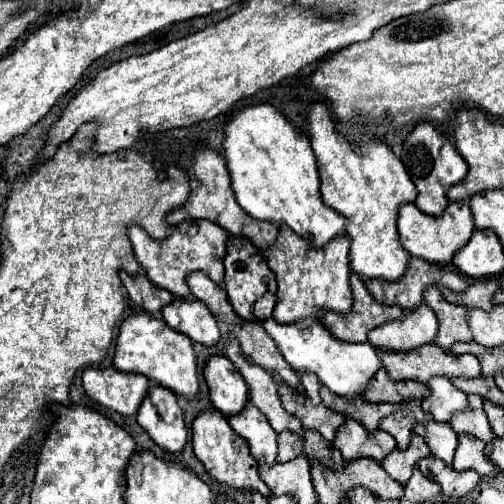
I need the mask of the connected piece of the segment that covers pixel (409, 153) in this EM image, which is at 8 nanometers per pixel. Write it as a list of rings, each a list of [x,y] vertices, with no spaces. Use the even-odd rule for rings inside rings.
[[[420,122],[404,140],[402,144],[402,162],[406,166],[406,170],[410,172],[412,182],[416,184],[418,196],[416,196],[416,206],[424,212],[424,214],[442,214],[448,206],[448,198],[446,192],[452,184],[464,180],[466,176],[466,160],[458,154],[456,146],[444,136],[440,134],[432,124],[428,122]]]

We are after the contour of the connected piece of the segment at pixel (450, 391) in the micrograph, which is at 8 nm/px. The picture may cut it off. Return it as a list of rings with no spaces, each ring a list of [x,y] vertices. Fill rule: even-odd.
[[[446,376],[430,378],[430,396],[422,398],[422,410],[430,412],[438,422],[450,422],[450,416],[458,410],[466,410],[466,394],[458,390]]]

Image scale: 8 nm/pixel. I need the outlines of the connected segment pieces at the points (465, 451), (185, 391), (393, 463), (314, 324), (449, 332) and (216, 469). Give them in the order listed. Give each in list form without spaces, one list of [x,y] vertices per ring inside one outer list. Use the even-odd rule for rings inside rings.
[[[458,434],[458,450],[452,462],[454,470],[476,470],[480,476],[498,474],[490,458],[484,454],[484,442],[470,438],[470,434]]]
[[[136,312],[130,314],[122,326],[116,340],[114,368],[122,372],[144,374],[152,384],[170,388],[174,394],[192,398],[198,394],[198,376],[196,376],[196,356],[192,350],[192,340],[176,330],[170,330],[166,322],[158,316]]]
[[[412,434],[410,446],[406,450],[398,450],[394,448],[392,454],[388,454],[382,460],[382,468],[400,484],[406,484],[408,478],[412,476],[412,468],[418,464],[420,458],[430,456],[430,448],[426,446],[424,438],[418,434]]]
[[[272,318],[262,320],[264,330],[270,334],[270,338],[280,348],[286,362],[298,372],[314,372],[322,384],[326,384],[334,394],[340,396],[362,396],[364,388],[370,384],[370,378],[376,374],[376,370],[382,366],[376,350],[368,344],[356,344],[356,342],[338,342],[326,326],[314,318],[304,318],[302,322],[294,324],[278,324]]]
[[[430,286],[430,290],[426,290],[424,302],[434,310],[440,324],[438,338],[434,340],[436,346],[450,350],[454,342],[470,342],[472,332],[466,324],[466,306],[452,306],[450,302],[446,302],[436,286]]]
[[[214,408],[200,412],[194,422],[192,422],[192,446],[194,446],[194,454],[196,458],[206,466],[206,470],[210,472],[210,476],[218,482],[224,482],[232,488],[238,490],[258,490],[262,496],[270,496],[270,488],[262,482],[260,474],[258,474],[258,462],[256,458],[250,454],[250,446],[246,442],[242,442],[242,436],[234,434],[232,426],[228,424],[226,416]]]

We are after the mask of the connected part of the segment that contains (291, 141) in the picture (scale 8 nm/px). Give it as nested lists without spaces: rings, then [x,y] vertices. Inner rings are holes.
[[[254,104],[236,112],[224,128],[224,156],[232,178],[232,190],[238,204],[256,220],[284,222],[298,236],[308,238],[314,246],[324,246],[338,234],[346,234],[346,218],[326,206],[320,198],[320,178],[316,168],[316,158],[310,148],[308,136],[304,136],[282,112],[270,104]]]

